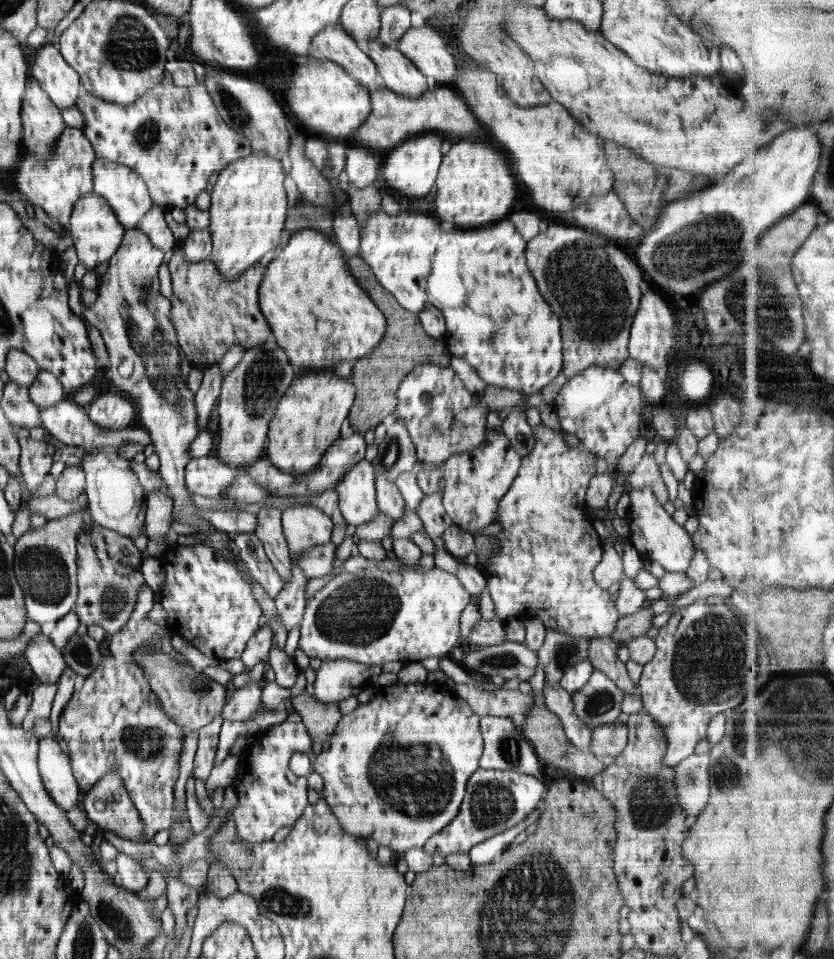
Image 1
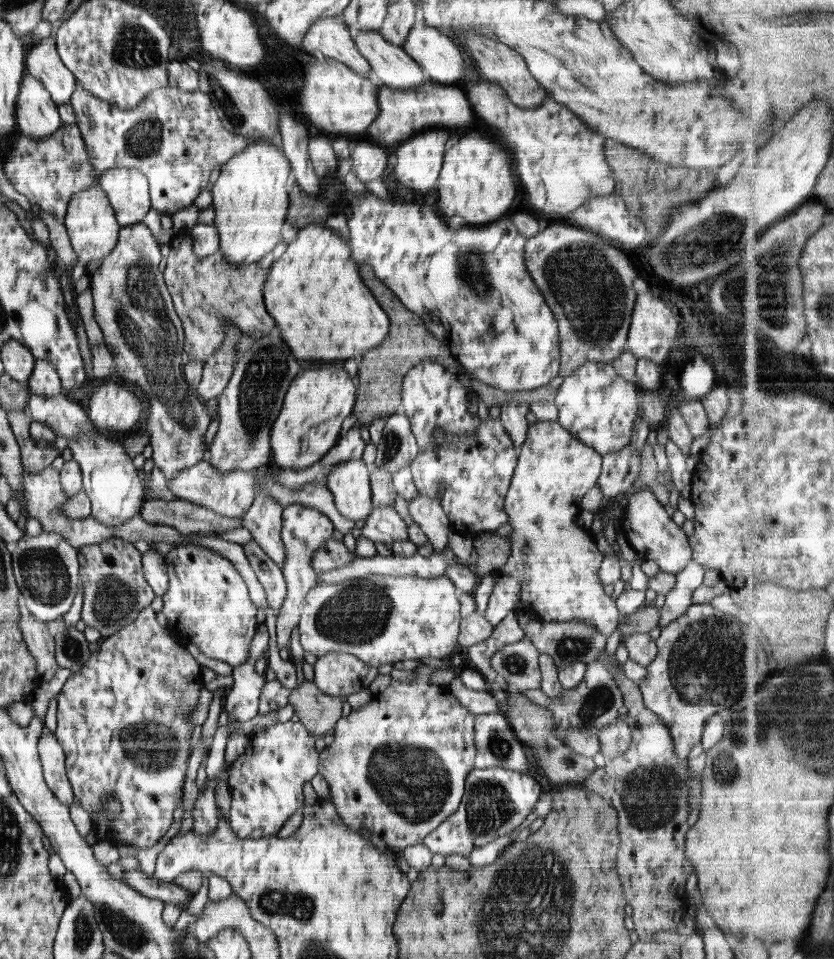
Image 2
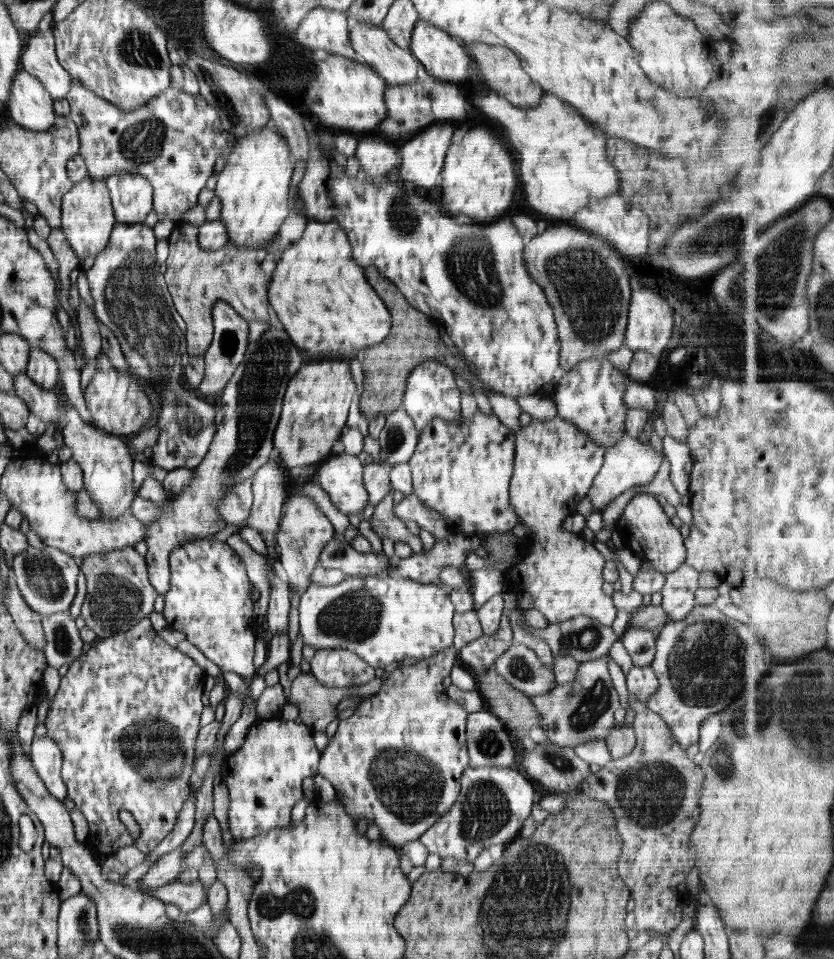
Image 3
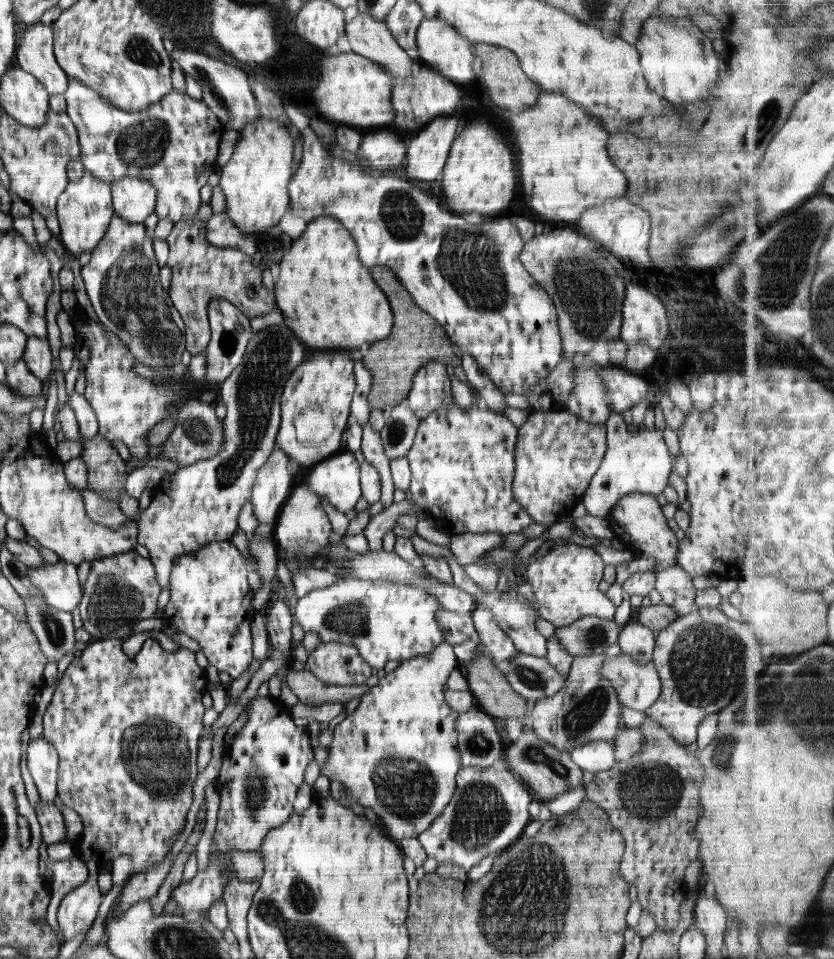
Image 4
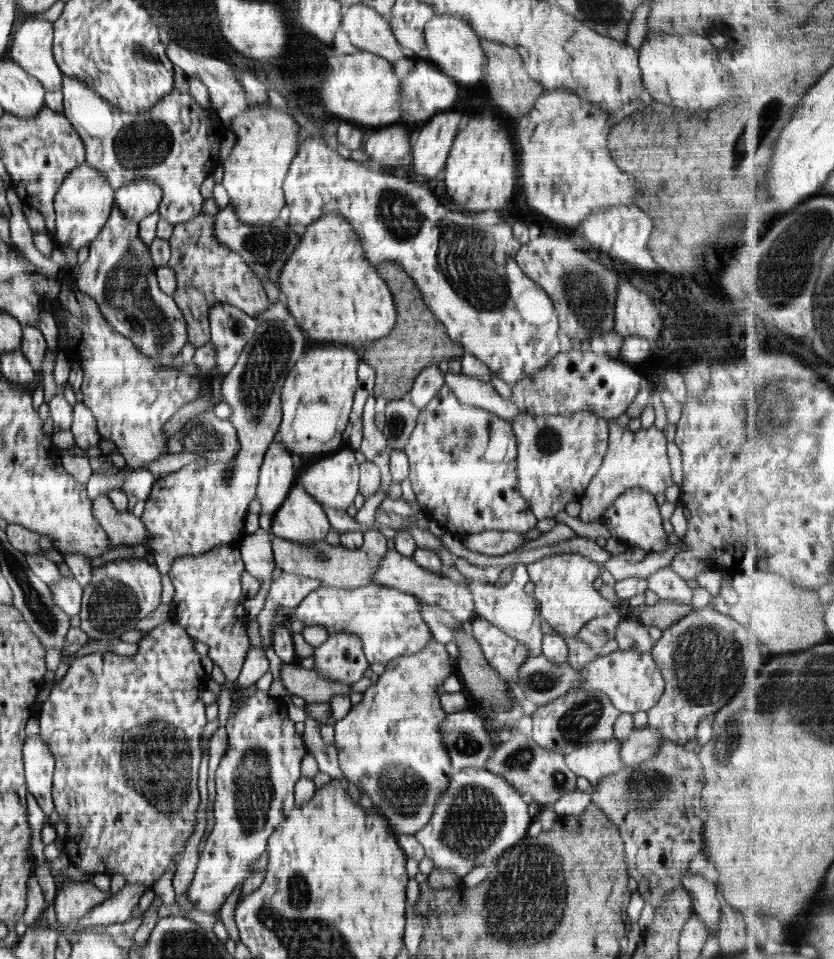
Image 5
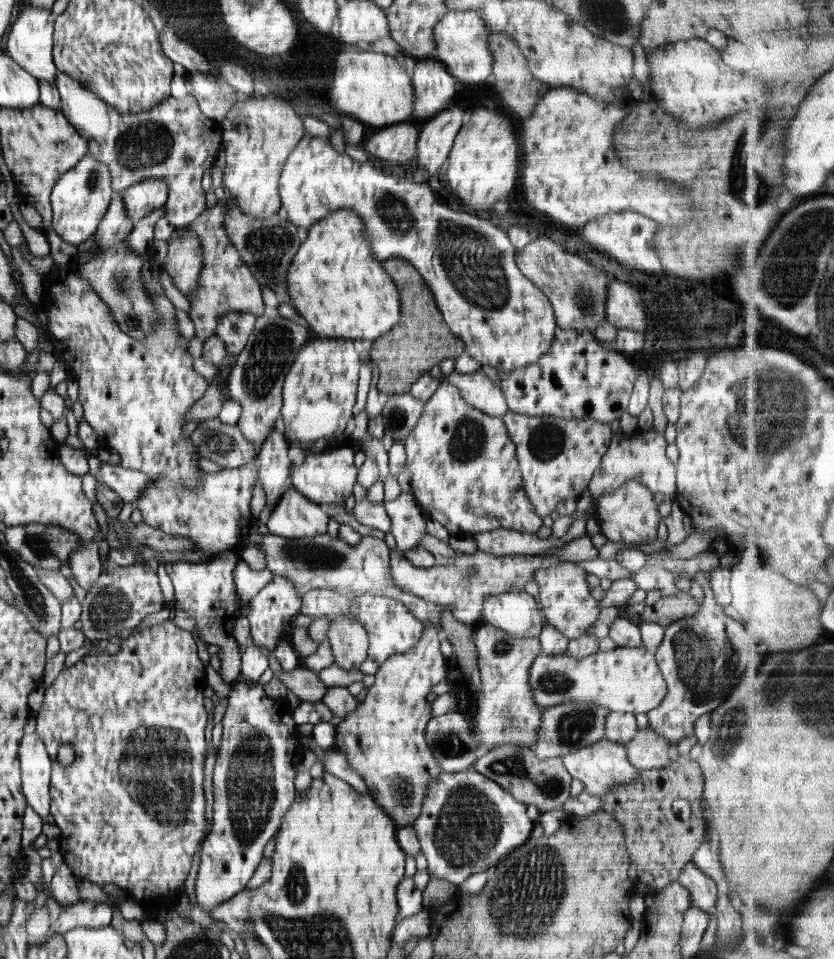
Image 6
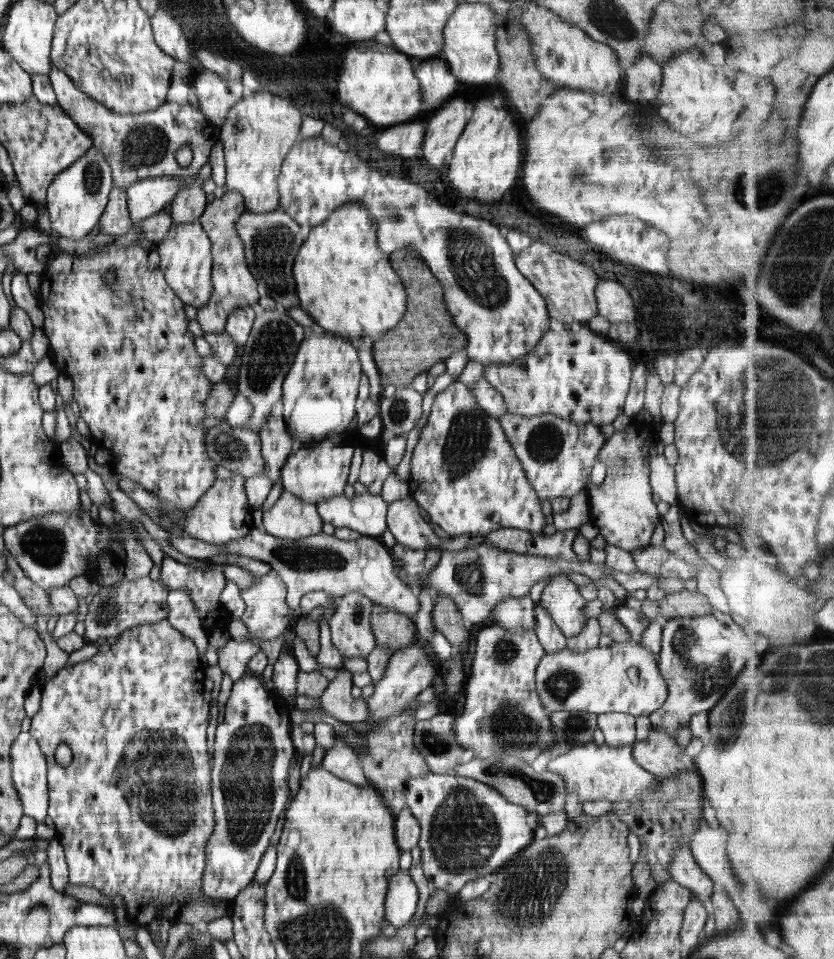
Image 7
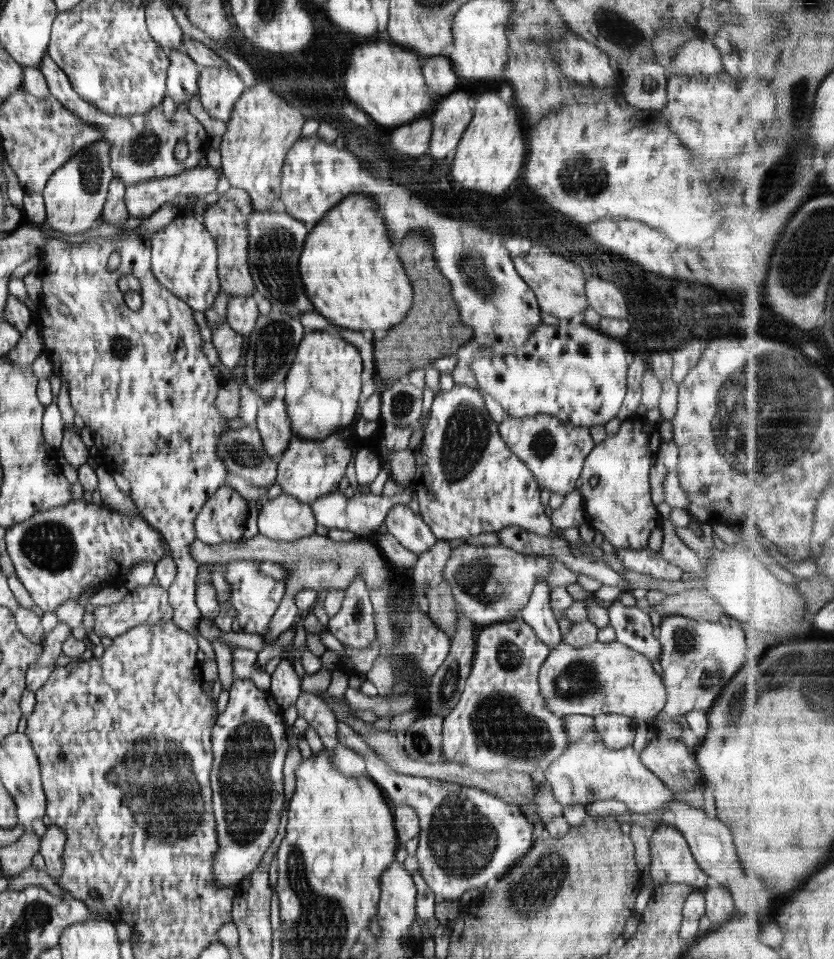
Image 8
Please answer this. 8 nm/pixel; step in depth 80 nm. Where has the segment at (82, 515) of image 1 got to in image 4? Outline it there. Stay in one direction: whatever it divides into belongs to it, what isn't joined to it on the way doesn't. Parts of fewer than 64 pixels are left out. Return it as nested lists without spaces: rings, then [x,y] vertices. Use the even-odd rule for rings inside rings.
[[[60,557],[60,563],[43,562],[43,566],[27,566],[31,581],[42,591],[48,606],[53,606],[64,612],[72,612],[80,604],[83,588],[77,573],[77,565],[66,562]]]

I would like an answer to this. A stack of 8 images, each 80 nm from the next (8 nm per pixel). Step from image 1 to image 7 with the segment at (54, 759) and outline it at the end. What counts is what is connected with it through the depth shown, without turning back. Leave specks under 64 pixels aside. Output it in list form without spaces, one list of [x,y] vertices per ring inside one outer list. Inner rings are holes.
[[[20,731],[10,747],[12,782],[22,803],[24,816],[42,823],[48,816],[47,762],[37,740]]]

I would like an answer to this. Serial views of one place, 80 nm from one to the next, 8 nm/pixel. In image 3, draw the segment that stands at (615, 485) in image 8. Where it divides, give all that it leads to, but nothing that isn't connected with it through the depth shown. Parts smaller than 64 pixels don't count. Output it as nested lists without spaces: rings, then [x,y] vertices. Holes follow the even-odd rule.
[[[636,494],[618,519],[618,537],[623,537],[636,548],[639,556],[649,561],[658,572],[673,573],[683,566],[687,558],[687,548],[677,527],[672,525],[657,498],[650,494]]]

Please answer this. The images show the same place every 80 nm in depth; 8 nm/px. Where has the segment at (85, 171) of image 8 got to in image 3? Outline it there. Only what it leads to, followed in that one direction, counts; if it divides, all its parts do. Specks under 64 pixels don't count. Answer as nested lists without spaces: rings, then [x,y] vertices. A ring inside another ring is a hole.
[[[86,176],[82,181],[74,183],[73,187],[63,194],[61,229],[80,260],[87,256],[99,255],[106,248],[115,221],[110,193],[104,181]]]

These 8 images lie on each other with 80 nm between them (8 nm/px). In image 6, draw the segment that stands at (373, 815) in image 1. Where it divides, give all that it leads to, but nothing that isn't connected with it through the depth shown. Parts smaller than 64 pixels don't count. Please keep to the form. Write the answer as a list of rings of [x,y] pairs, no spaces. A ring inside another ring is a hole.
[[[430,622],[423,624],[424,630],[420,640],[409,651],[389,656],[381,663],[375,674],[375,682],[368,687],[364,701],[346,718],[336,721],[334,746],[346,755],[350,766],[364,779],[370,794],[387,812],[387,816],[391,818],[397,829],[414,826],[414,821],[420,818],[427,784],[443,771],[437,765],[424,738],[427,722],[434,717],[431,714],[431,702],[426,701],[426,696],[432,692],[435,684],[446,679],[454,666],[440,650],[437,629]]]

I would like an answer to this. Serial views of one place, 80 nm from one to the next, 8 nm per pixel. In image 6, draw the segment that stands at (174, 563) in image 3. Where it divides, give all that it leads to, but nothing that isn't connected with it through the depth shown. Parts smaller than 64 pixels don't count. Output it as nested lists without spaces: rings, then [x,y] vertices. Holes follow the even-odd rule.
[[[237,548],[233,550],[214,553],[211,560],[200,563],[179,561],[165,563],[168,576],[172,580],[175,598],[182,605],[186,616],[194,620],[195,634],[199,639],[204,639],[207,644],[216,644],[221,648],[218,656],[221,659],[221,677],[228,684],[233,684],[240,679],[241,658],[239,646],[232,636],[237,619],[243,616],[238,605],[234,603],[235,587],[232,571],[240,562]]]

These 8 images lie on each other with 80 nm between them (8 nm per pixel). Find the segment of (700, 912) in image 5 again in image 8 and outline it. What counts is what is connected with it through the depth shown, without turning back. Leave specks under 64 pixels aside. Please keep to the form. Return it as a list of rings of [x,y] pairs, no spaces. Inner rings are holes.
[[[667,819],[666,824],[661,824],[656,828],[656,832],[651,834],[650,839],[650,884],[643,888],[636,897],[634,913],[641,914],[646,908],[647,901],[656,892],[656,890],[666,883],[688,884],[696,891],[706,893],[706,889],[712,884],[707,874],[699,867],[699,864],[693,858],[687,841],[682,834]]]

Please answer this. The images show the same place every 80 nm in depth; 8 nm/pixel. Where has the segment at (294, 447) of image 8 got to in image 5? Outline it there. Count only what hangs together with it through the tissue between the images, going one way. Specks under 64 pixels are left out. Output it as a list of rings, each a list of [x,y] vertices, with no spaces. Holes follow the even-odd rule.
[[[341,448],[327,456],[310,460],[297,471],[297,484],[323,505],[346,511],[359,492],[359,464],[354,453],[351,448]]]

